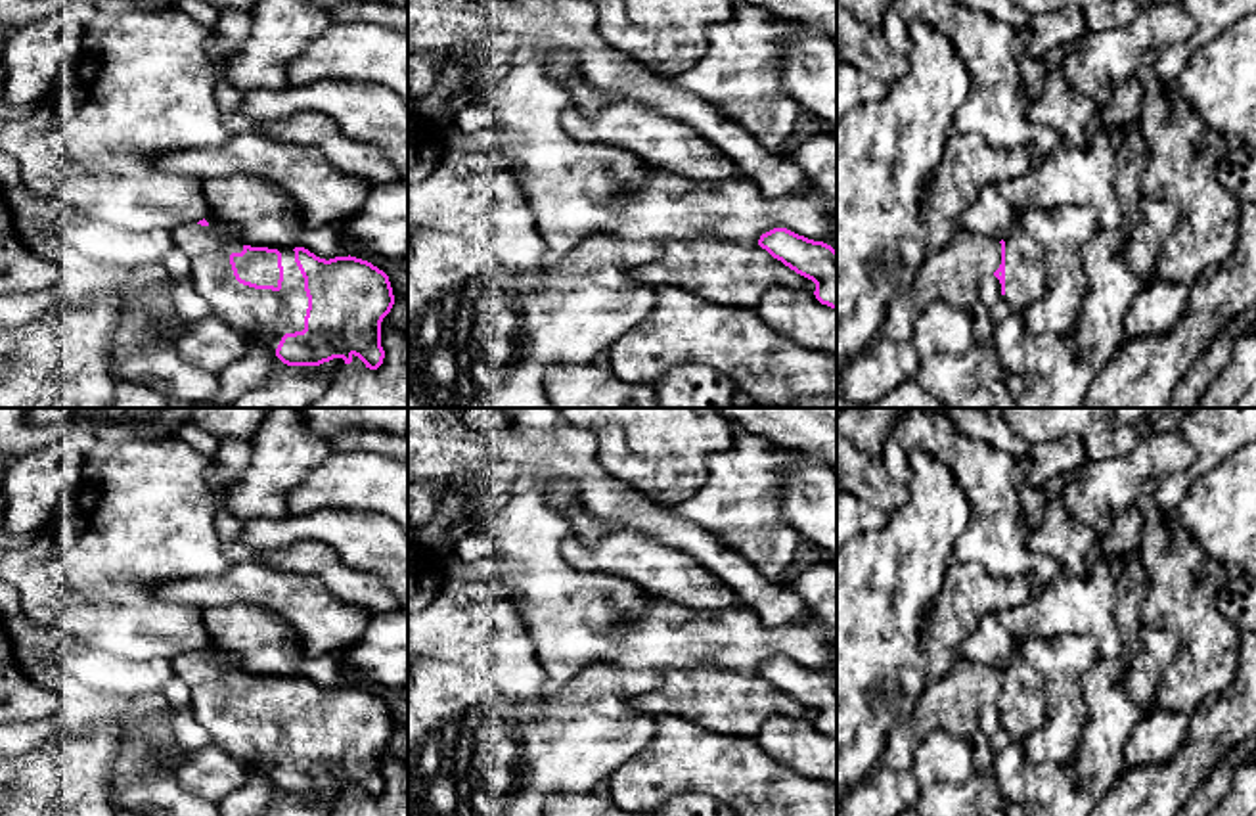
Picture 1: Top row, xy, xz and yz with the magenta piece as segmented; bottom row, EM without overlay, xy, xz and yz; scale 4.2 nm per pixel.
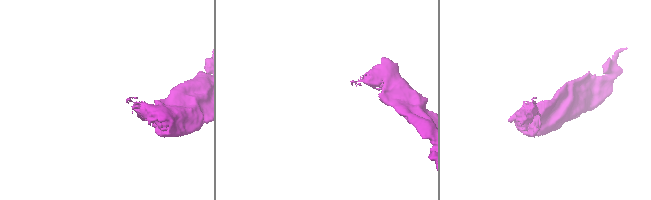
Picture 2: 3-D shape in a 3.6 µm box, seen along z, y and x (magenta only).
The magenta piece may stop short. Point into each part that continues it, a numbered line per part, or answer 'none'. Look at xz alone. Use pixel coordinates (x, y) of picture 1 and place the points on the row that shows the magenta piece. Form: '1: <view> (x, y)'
none

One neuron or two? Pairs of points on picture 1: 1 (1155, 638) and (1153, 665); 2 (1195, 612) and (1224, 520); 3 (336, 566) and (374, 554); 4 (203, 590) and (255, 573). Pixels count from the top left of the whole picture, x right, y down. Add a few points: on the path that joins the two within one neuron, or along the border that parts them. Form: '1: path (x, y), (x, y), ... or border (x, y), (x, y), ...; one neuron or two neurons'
1: path (1155, 644), (1153, 659); one neuron
2: border (1182, 525), (1222, 566); two neurons
3: border (303, 541), (322, 541), (383, 583); two neurons
4: path (217, 590), (242, 583); one neuron

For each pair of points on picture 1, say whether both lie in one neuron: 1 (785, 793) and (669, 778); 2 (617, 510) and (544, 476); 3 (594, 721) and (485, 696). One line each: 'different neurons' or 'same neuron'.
1: same neuron
2: same neuron
3: same neuron

